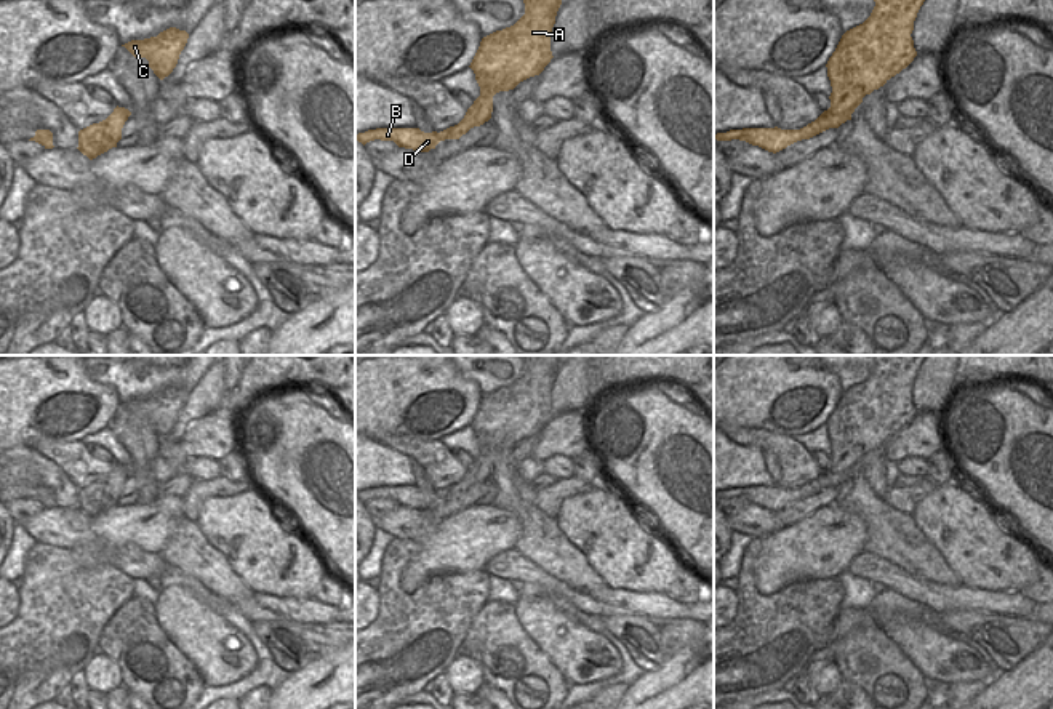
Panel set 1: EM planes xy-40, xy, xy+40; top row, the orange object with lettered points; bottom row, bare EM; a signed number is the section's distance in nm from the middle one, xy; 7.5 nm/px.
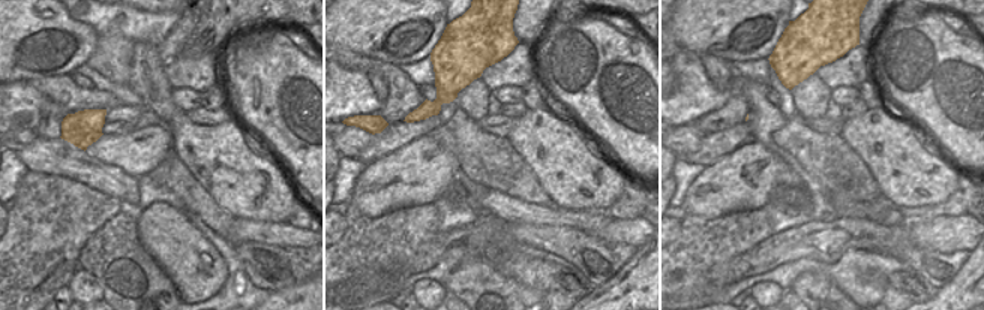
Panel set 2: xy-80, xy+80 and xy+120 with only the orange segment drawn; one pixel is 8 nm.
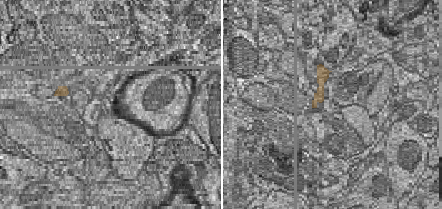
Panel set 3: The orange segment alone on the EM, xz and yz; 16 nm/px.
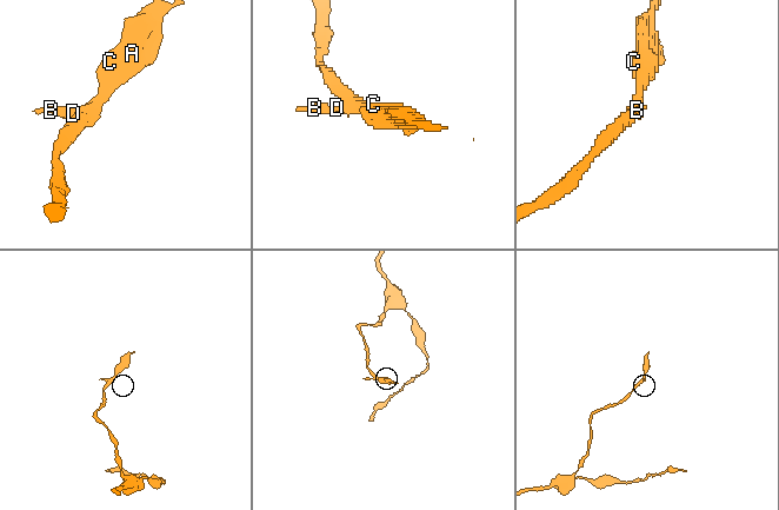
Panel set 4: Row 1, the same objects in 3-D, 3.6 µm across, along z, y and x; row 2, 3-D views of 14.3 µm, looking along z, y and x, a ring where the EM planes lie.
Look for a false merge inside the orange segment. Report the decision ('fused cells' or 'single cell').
single cell

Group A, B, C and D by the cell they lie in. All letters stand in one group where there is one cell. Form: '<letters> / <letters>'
A B C D

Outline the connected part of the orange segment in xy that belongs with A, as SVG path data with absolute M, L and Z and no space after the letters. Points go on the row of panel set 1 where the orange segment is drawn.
M523 0L525 14L510 27L482 38L470 62L480 96L467 109L464 118L440 133L419 128L376 128L358 133L363 146L370 141L394 141L398 147L429 152L440 141L459 139L470 128L491 118L493 96L514 90L520 82L539 75L551 62L551 32L562 0Z

